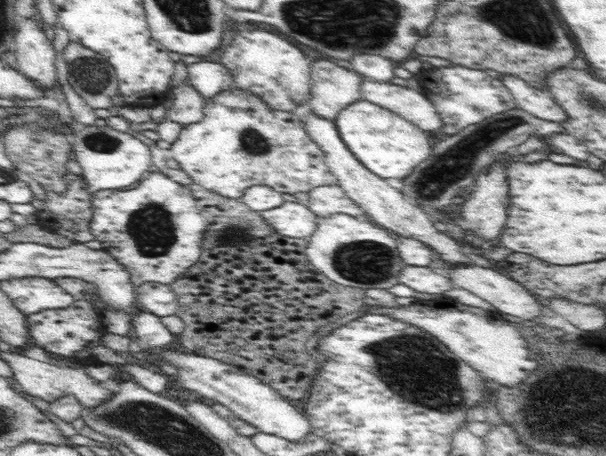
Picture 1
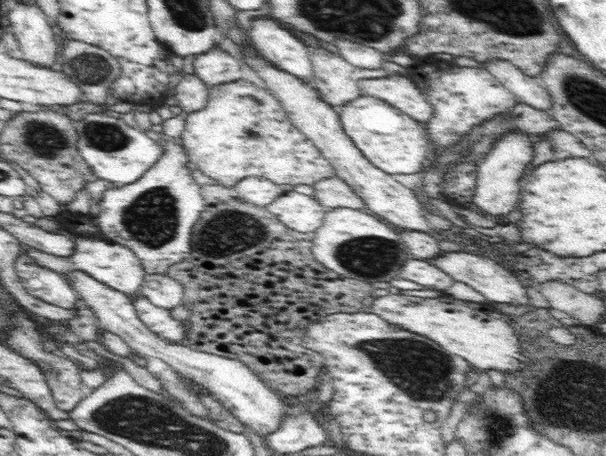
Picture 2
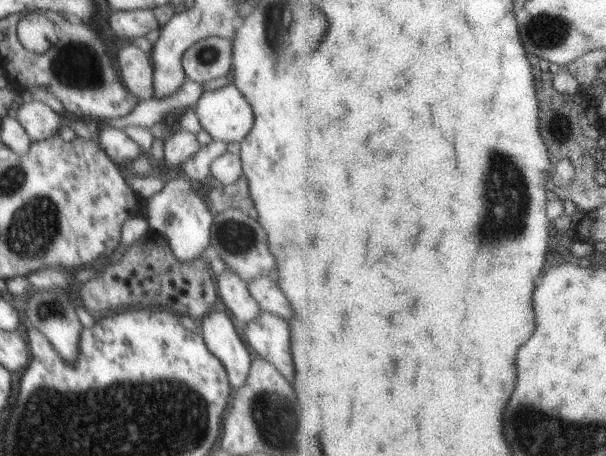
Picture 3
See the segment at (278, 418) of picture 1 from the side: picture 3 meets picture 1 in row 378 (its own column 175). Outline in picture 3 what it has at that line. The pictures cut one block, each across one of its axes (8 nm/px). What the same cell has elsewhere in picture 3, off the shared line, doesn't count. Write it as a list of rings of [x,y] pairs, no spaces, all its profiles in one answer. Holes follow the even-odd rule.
[[[170,177],[160,192],[146,200],[149,230],[164,237],[176,260],[190,263],[210,253],[213,214],[208,204],[192,190],[189,180]]]

